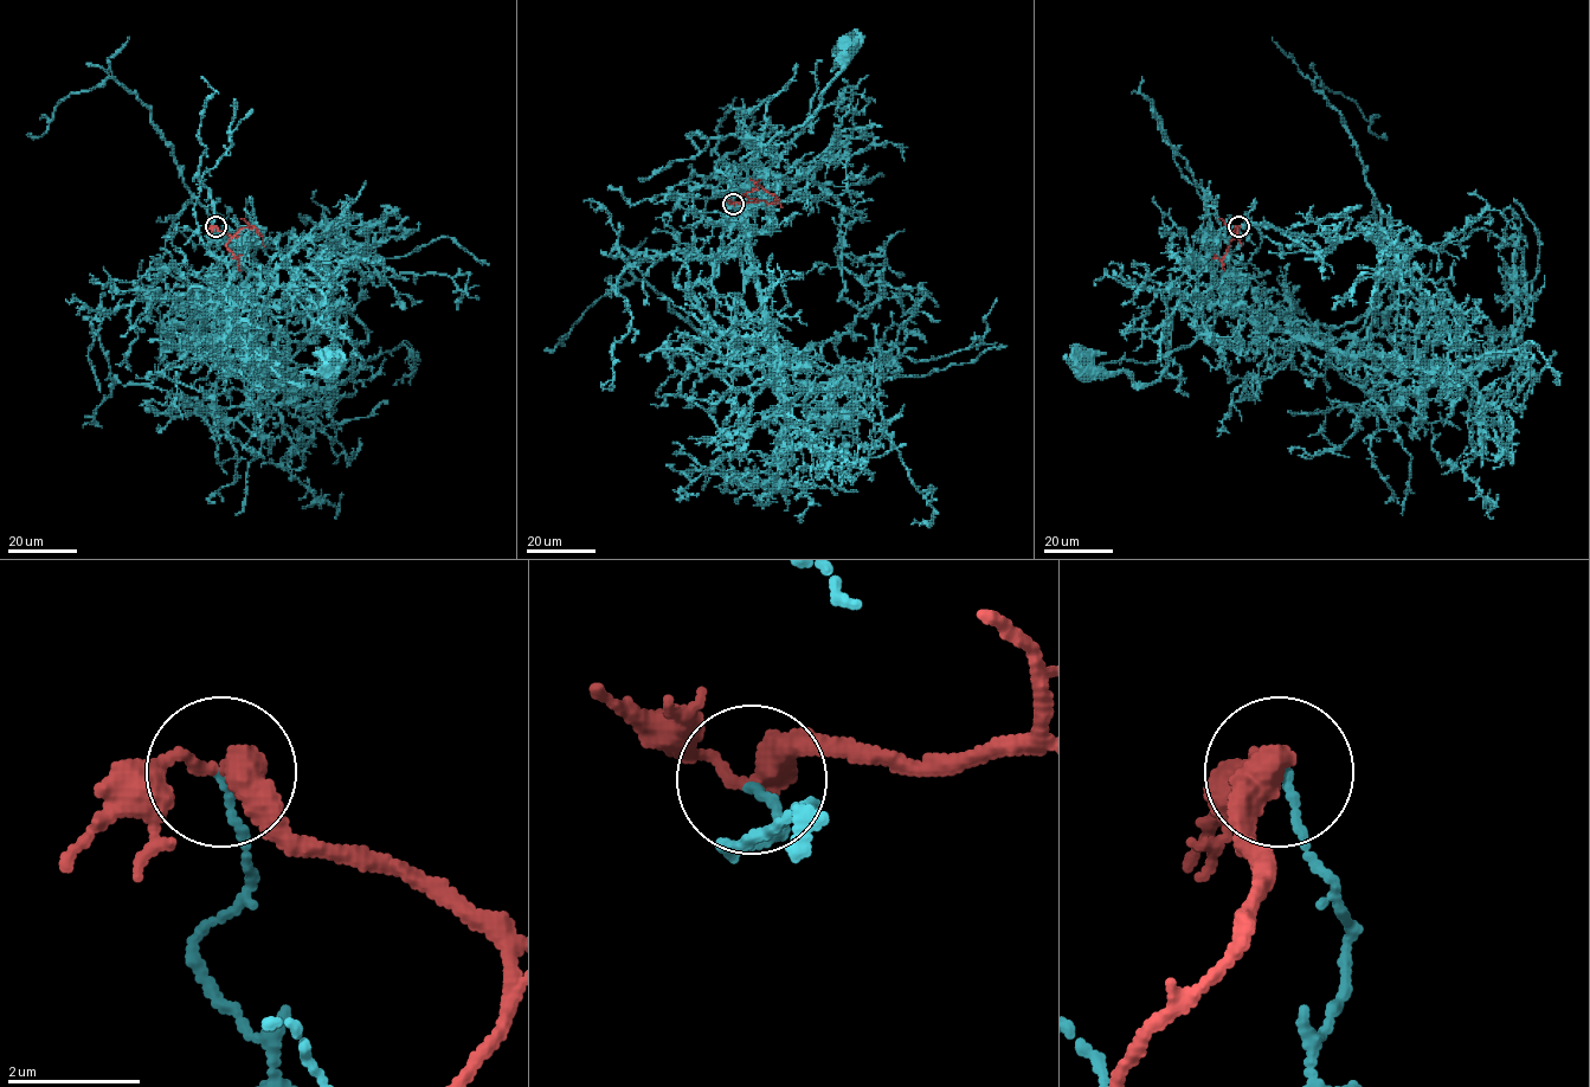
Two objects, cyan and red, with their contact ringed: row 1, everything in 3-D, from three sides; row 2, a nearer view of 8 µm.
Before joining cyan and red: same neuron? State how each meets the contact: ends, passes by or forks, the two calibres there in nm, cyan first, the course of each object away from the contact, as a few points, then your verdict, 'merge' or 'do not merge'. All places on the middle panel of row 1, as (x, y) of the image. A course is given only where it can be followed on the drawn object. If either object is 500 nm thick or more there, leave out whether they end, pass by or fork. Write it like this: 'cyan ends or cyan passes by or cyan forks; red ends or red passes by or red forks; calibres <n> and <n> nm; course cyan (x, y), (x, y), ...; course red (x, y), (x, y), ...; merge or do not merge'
cyan ends; red passes by; calibres 110 and 400 nm; course cyan (733, 204), (732, 193), (745, 179), (751, 188), (741, 160), (813, 115), (821, 95), (845, 63), (847, 51); course red (733, 204), (776, 204), (776, 197), (758, 185); do not merge

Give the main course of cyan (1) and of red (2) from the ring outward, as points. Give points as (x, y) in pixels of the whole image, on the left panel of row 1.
1: (216, 226), (214, 253), (226, 259), (231, 294), (224, 341), (253, 349), (296, 384), (307, 372), (328, 370)
2: (216, 226), (231, 236), (246, 226), (255, 227), (258, 233), (240, 218)

